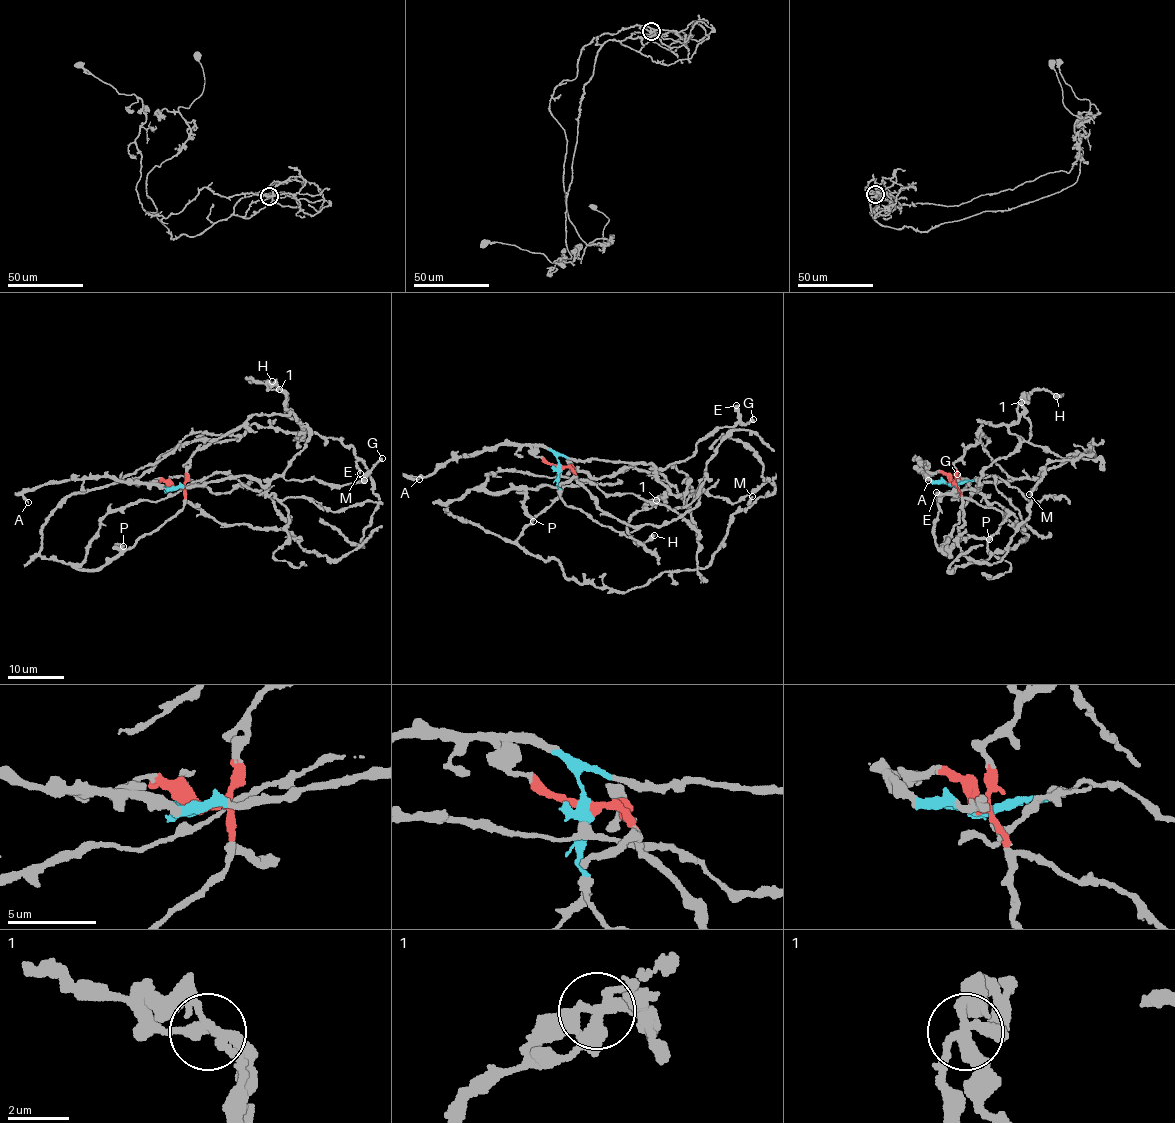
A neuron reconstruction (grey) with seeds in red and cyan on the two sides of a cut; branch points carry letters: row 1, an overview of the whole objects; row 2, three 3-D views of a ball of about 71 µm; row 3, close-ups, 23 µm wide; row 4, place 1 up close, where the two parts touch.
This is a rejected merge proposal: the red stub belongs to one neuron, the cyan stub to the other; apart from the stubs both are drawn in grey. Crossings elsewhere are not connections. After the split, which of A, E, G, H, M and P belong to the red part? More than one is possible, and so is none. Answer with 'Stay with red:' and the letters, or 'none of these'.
Stay with red: H, M, P

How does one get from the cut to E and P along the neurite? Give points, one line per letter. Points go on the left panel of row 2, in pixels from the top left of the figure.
E: (172, 488), (250, 475), (264, 486), (281, 476), (338, 485), (364, 479)
P: (174, 488), (183, 490), (184, 507), (132, 546), (121, 548), (118, 544), (123, 546)

